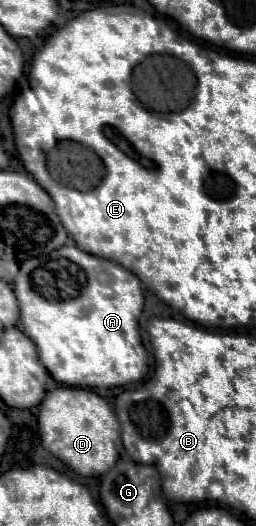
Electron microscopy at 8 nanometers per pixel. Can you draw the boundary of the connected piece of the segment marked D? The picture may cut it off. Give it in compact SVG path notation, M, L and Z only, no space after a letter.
M60 386L48 392L40 404L38 428L42 446L80 476L102 476L118 460L118 450L114 446L114 440L120 436L118 418L110 404L92 390Z

